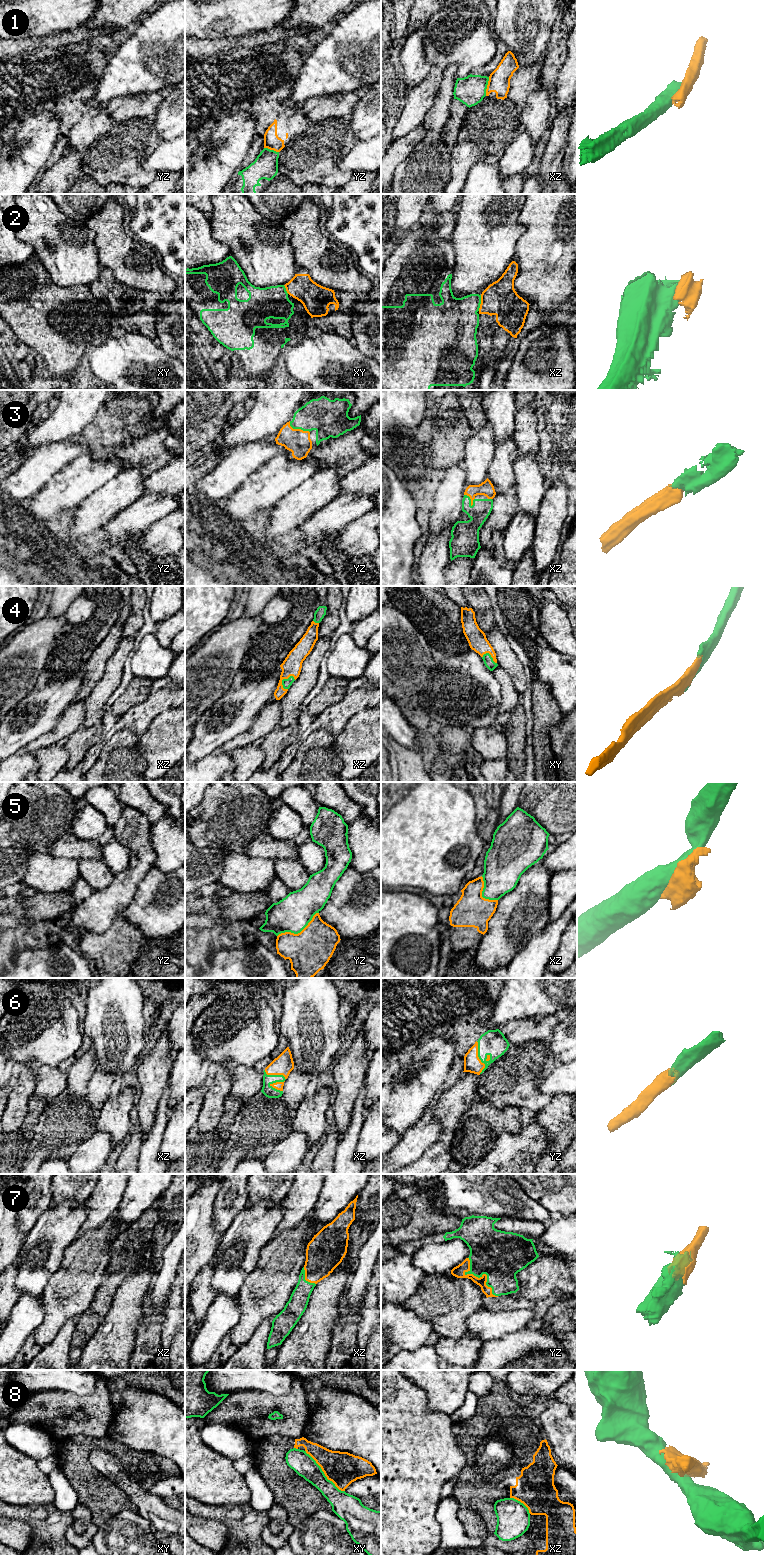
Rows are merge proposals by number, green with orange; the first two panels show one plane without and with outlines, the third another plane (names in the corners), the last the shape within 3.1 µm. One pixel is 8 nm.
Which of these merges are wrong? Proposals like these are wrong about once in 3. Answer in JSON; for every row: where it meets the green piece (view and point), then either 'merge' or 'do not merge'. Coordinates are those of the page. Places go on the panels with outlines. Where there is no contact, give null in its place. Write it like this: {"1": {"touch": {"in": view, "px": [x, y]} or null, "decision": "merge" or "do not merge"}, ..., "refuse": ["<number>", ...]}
{"1": {"touch": {"in": "xz", "px": [486, 86]}, "decision": "do not merge"}, "2": {"touch": {"in": "xz", "px": [480, 303]}, "decision": "do not merge"}, "3": {"touch": {"in": "yz", "px": [298, 428]}, "decision": "merge"}, "4": {"touch": {"in": "xz", "px": [285, 679]}, "decision": "merge"}, "5": {"touch": {"in": "yz", "px": [298, 932]}, "decision": "do not merge"}, "6": {"touch": {"in": "xz", "px": [284, 1080]}, "decision": "merge"}, "7": {"touch": {"in": "yz", "px": [481, 1276]}, "decision": "merge"}, "8": {"touch": {"in": "xy", "px": [323, 1473]}, "decision": "do not merge"}, "refuse": ["1", "2", "5", "8"]}

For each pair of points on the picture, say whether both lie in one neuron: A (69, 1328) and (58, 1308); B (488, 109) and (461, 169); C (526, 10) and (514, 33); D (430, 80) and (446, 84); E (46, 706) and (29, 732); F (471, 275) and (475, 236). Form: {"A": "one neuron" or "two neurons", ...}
{"A": "two neurons", "B": "one neuron", "C": "one neuron", "D": "two neurons", "E": "one neuron", "F": "one neuron"}

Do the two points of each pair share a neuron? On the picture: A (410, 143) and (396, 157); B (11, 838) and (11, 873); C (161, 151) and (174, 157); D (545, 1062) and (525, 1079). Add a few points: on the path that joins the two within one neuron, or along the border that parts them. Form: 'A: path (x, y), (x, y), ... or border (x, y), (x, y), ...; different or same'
A: path (407, 146), (399, 154); same
B: border (10, 847), (21, 847), (31, 853); different
C: path (164, 154), (171, 155); same
D: path (540, 1064), (530, 1074); same

